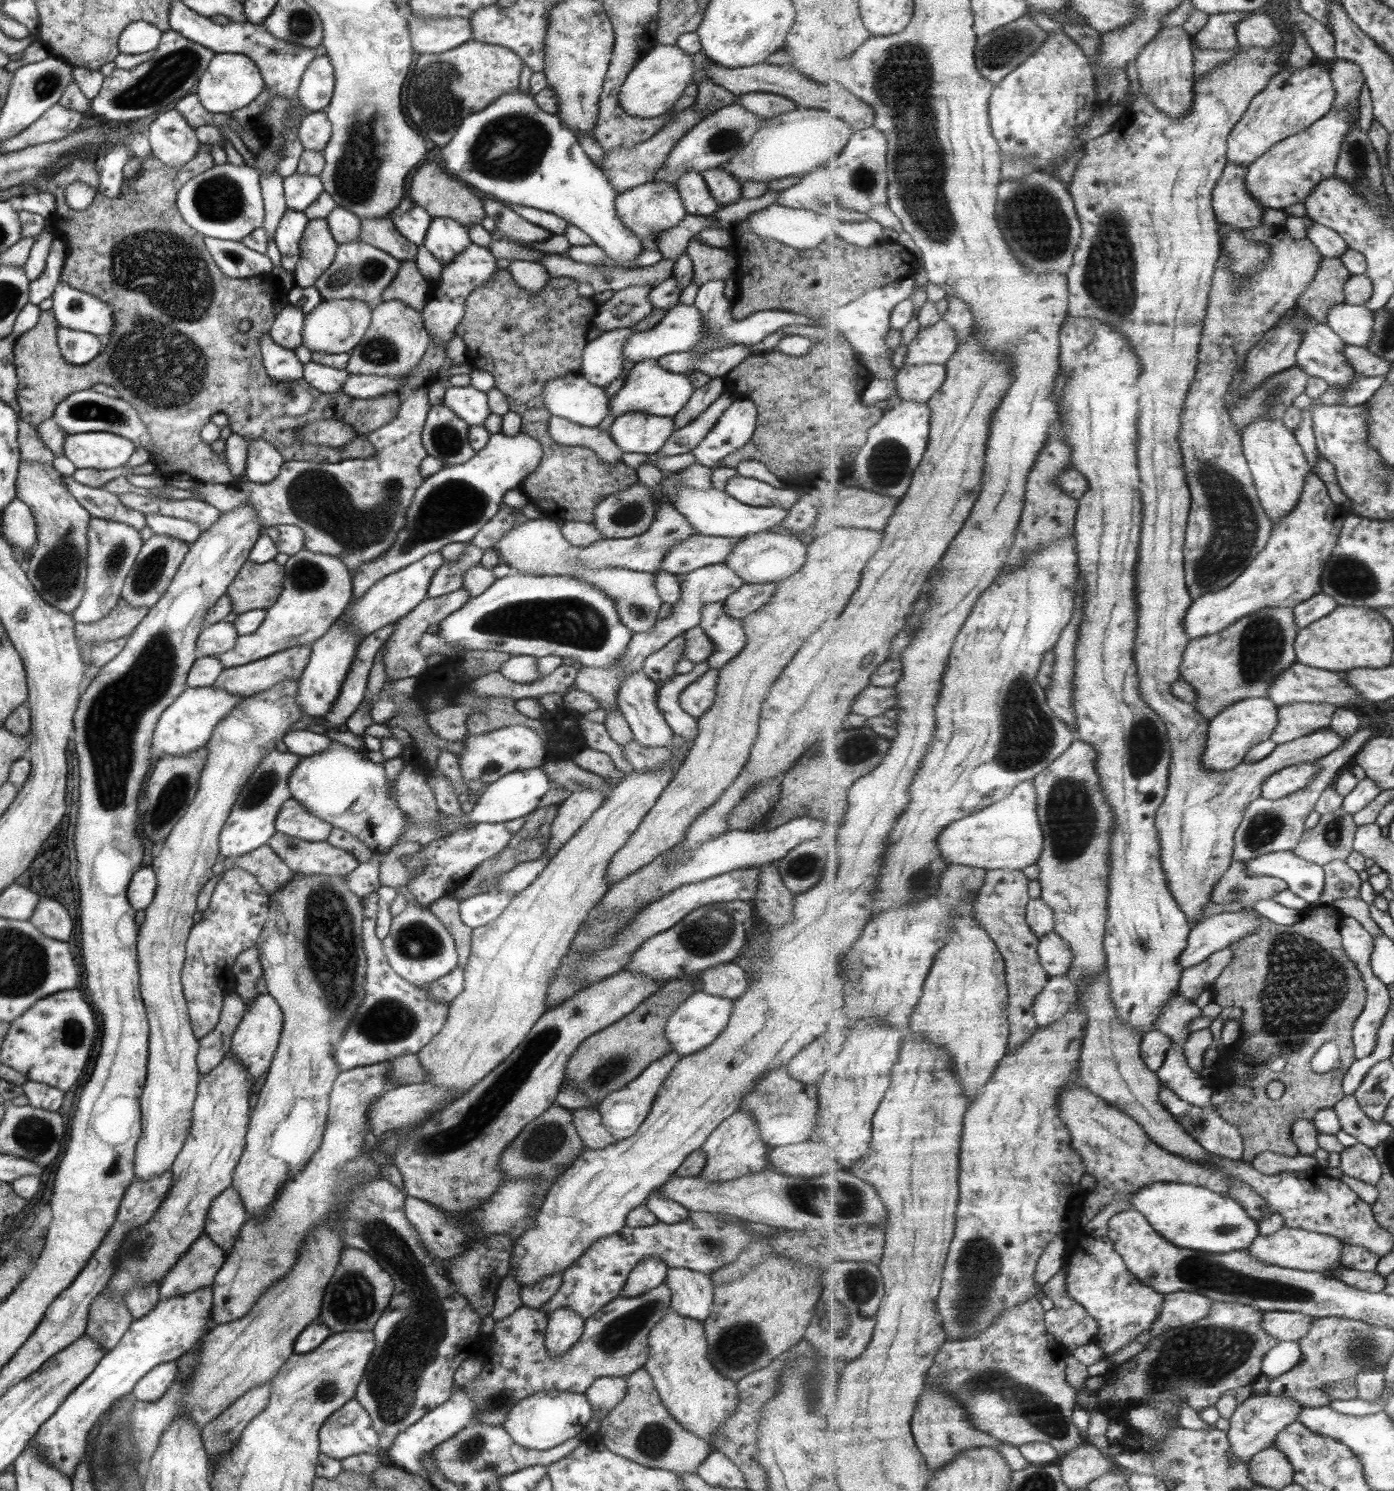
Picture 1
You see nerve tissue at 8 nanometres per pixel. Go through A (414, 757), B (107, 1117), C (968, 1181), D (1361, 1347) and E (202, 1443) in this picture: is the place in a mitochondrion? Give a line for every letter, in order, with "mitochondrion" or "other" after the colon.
A: other
B: other
C: other
D: mitochondrion
E: other

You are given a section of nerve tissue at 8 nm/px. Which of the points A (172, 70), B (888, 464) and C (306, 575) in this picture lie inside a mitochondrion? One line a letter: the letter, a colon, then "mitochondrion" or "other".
A: mitochondrion
B: mitochondrion
C: mitochondrion

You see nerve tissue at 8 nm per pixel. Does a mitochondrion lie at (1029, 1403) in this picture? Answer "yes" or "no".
yes

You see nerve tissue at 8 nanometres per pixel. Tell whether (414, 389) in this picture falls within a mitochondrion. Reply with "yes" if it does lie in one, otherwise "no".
no

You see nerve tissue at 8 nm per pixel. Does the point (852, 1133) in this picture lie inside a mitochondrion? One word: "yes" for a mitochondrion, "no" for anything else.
no

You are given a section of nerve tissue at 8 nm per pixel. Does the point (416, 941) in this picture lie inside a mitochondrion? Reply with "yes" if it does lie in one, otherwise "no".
yes

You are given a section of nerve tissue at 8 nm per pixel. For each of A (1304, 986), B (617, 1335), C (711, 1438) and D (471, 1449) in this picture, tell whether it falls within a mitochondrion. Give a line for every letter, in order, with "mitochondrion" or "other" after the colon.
A: mitochondrion
B: mitochondrion
C: other
D: mitochondrion

